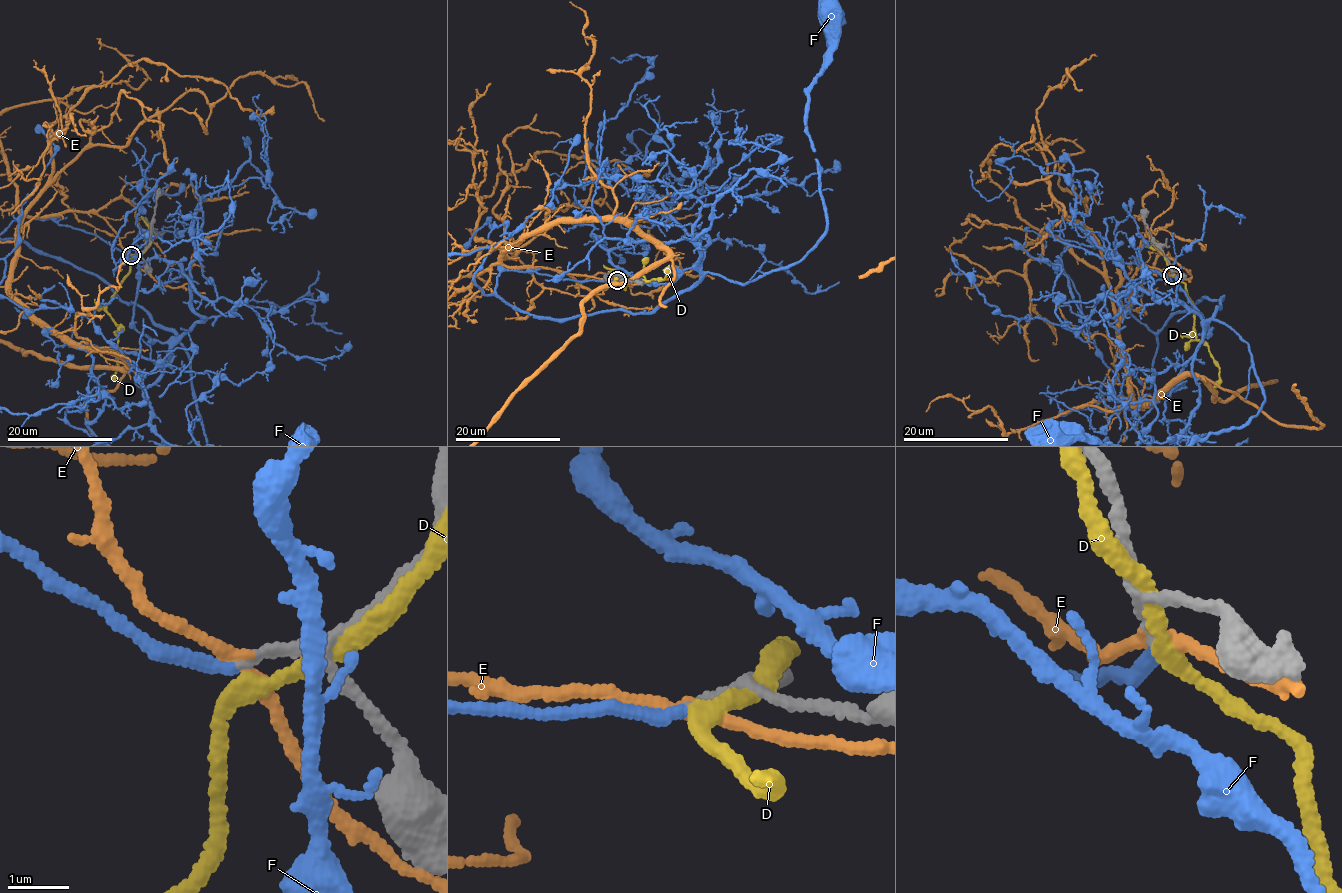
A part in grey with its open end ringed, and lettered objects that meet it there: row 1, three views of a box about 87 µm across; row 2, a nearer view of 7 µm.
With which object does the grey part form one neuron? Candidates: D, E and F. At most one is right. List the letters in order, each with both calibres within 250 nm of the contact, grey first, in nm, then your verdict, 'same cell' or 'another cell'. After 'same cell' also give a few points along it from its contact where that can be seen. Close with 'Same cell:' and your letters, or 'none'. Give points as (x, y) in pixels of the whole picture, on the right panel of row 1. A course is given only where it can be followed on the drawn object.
D: calibres 160 and 200 nm; another cell
E: calibres 190 and 190 nm; another cell
F: calibres 170 and 200 nm; same cell; course (1172, 275), (1128, 310), (1152, 331), (1223, 297), (1214, 317), (1248, 344), (1258, 414)
Same cell: F

